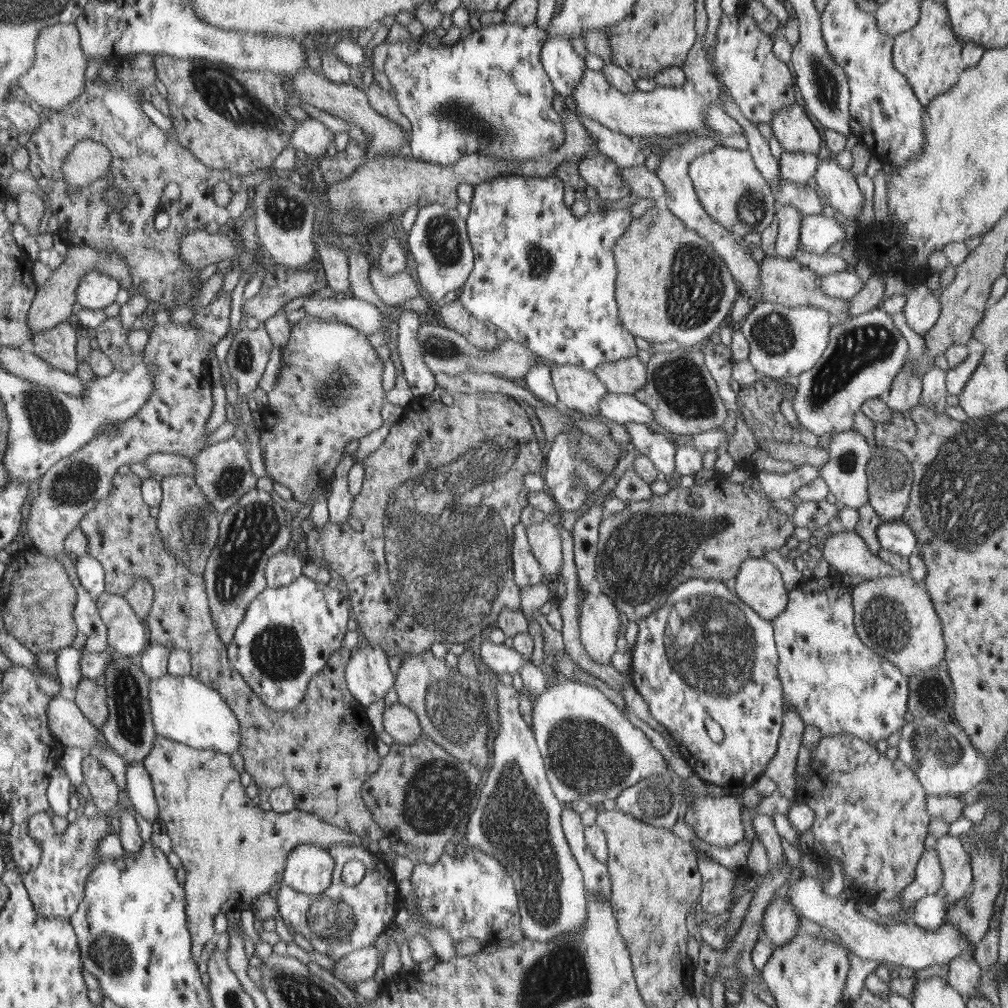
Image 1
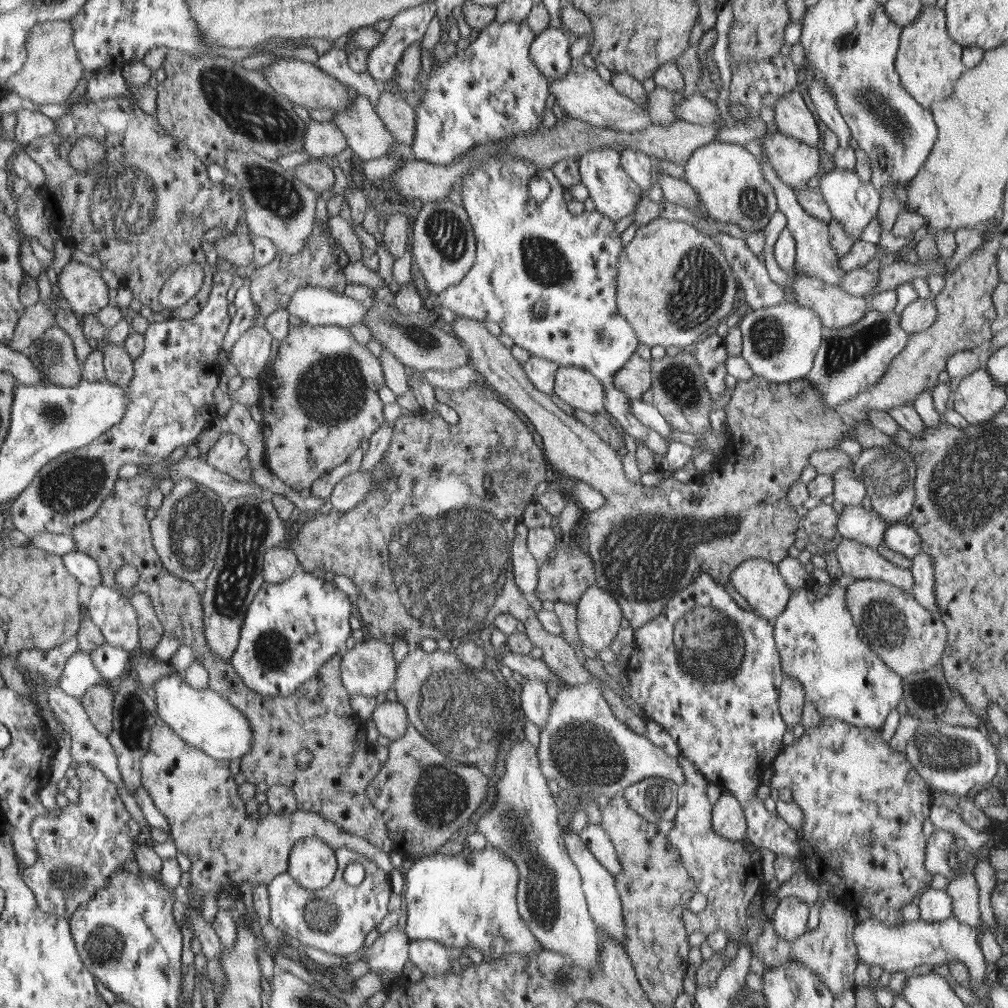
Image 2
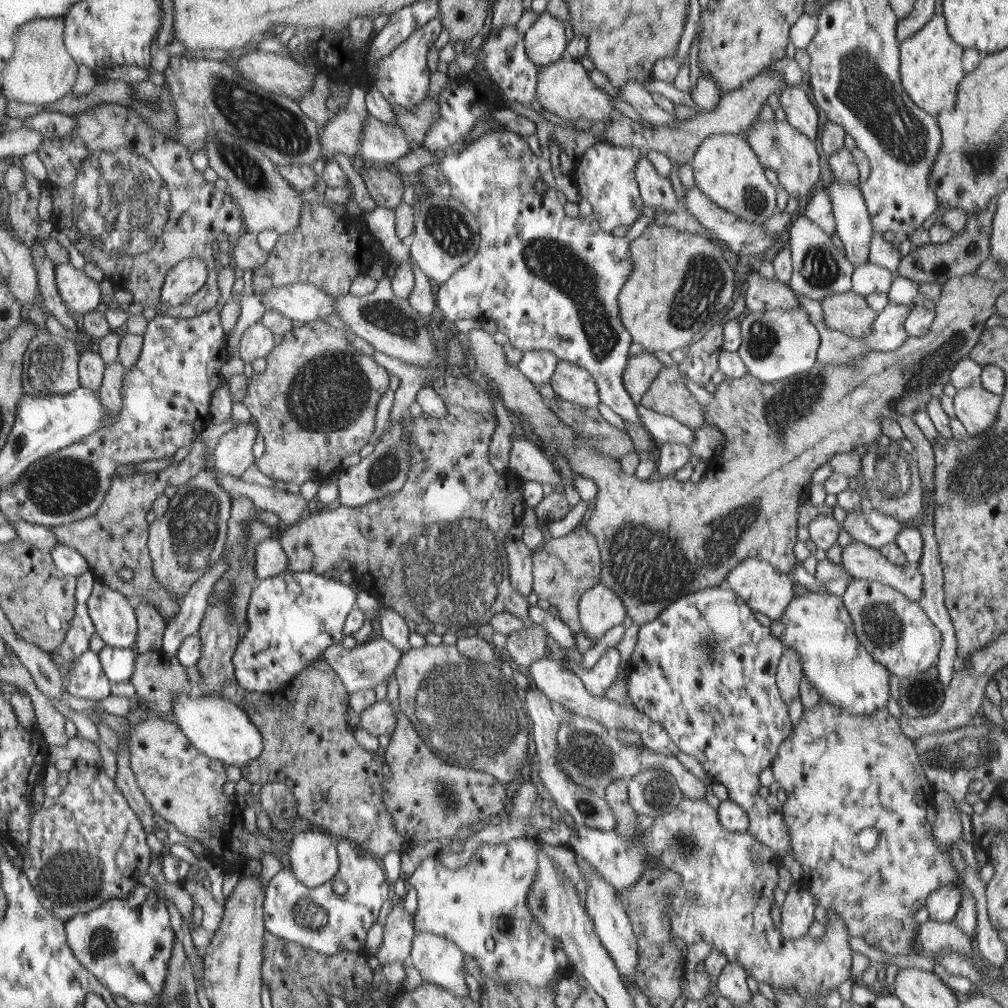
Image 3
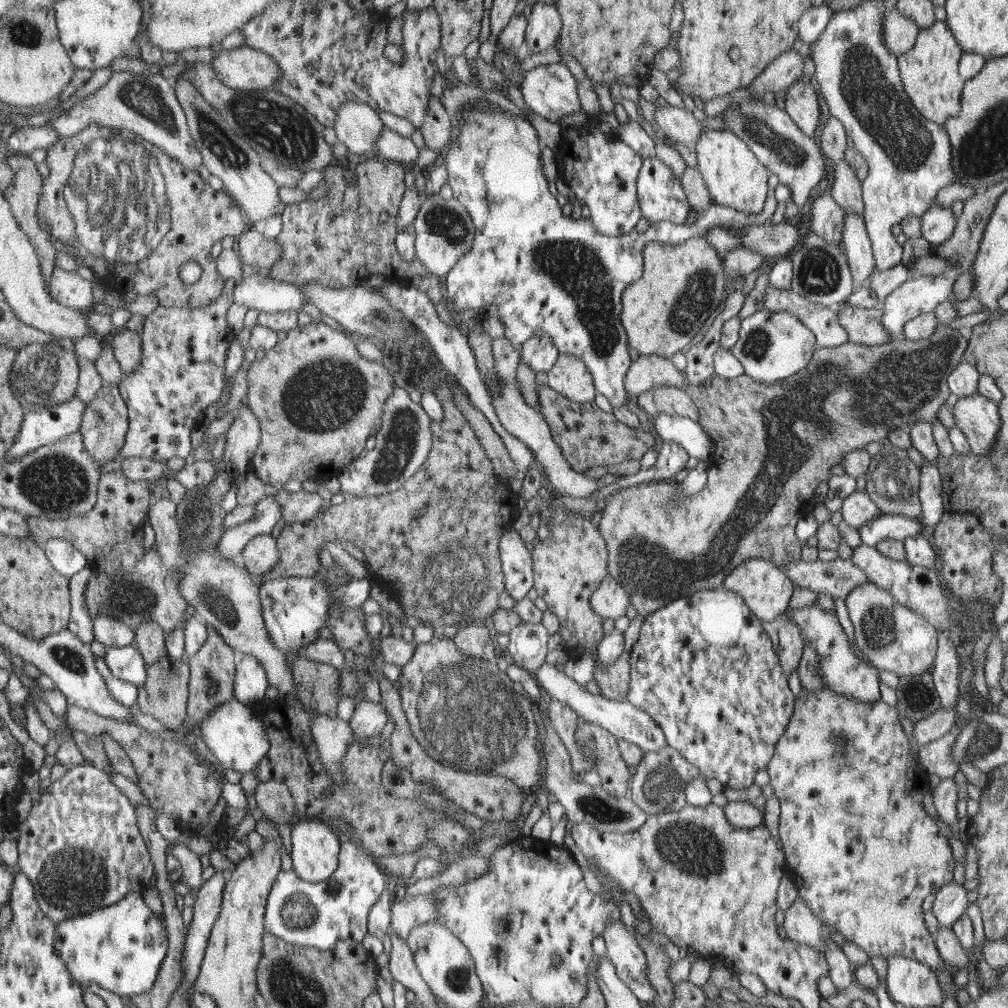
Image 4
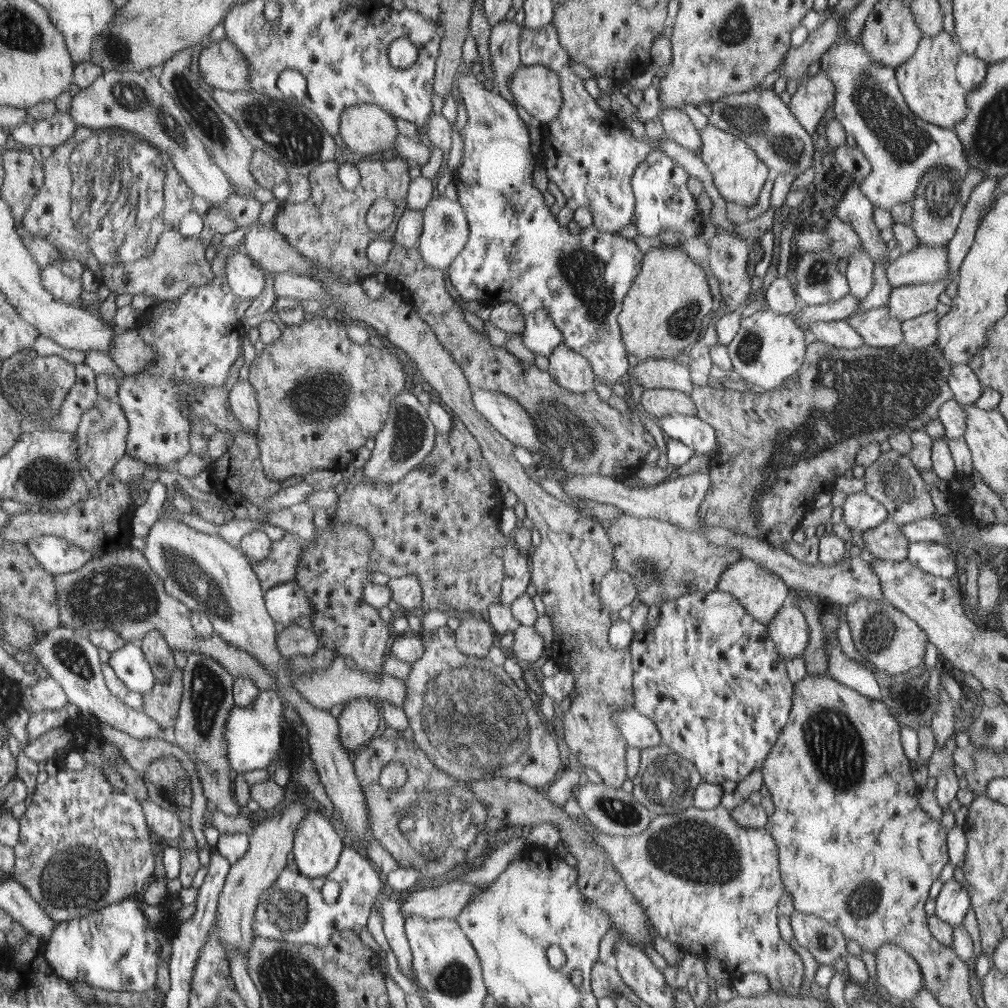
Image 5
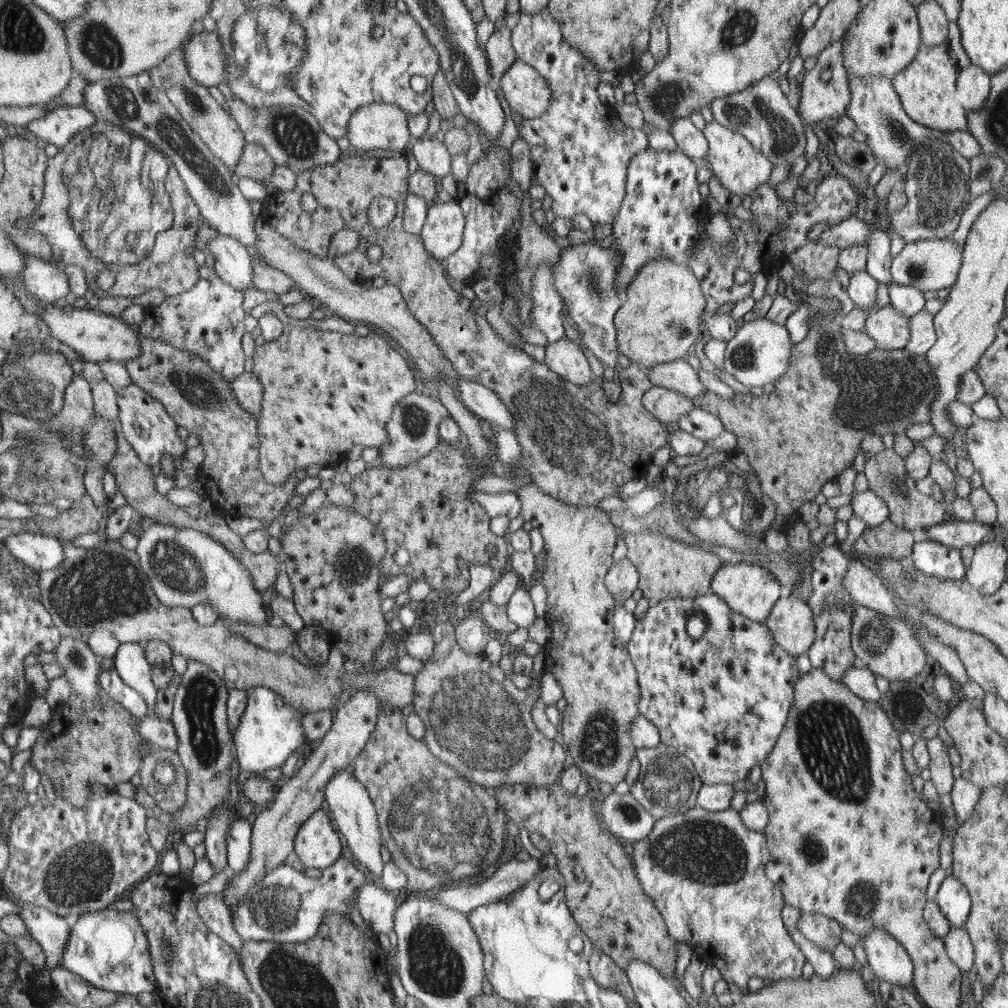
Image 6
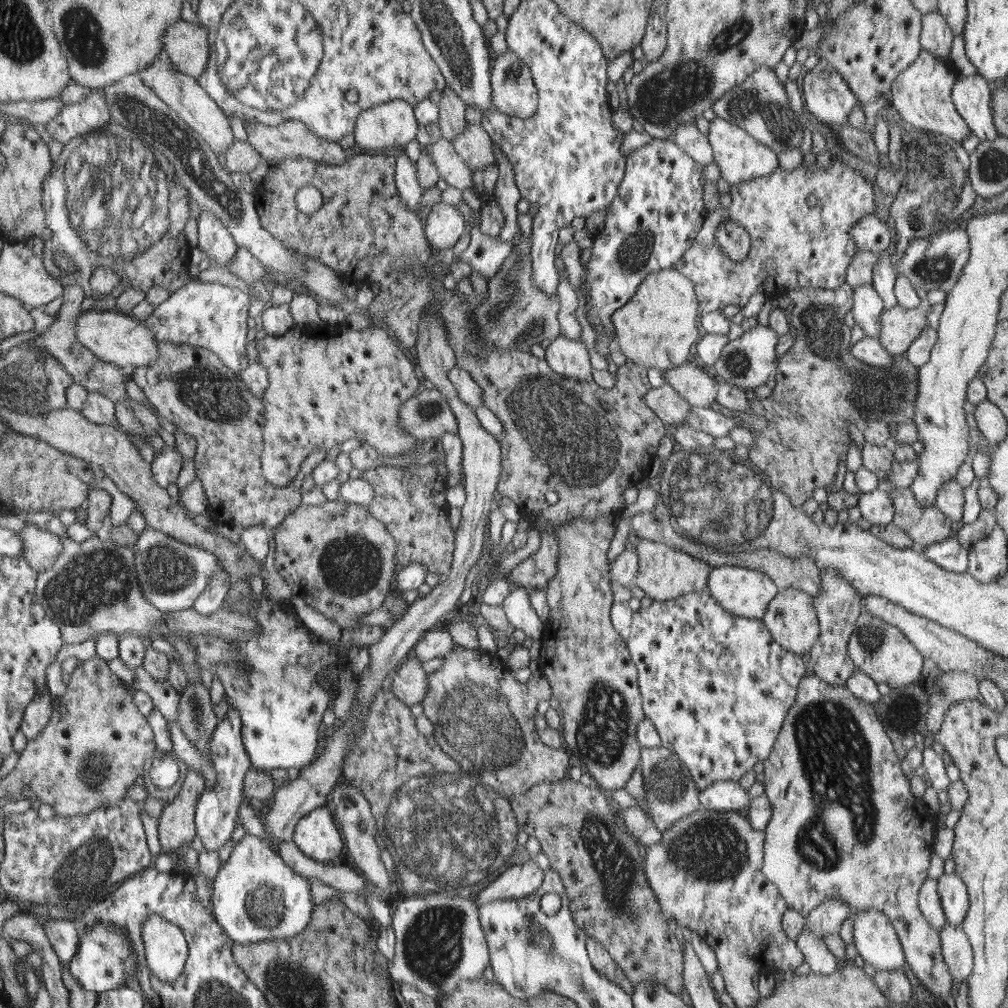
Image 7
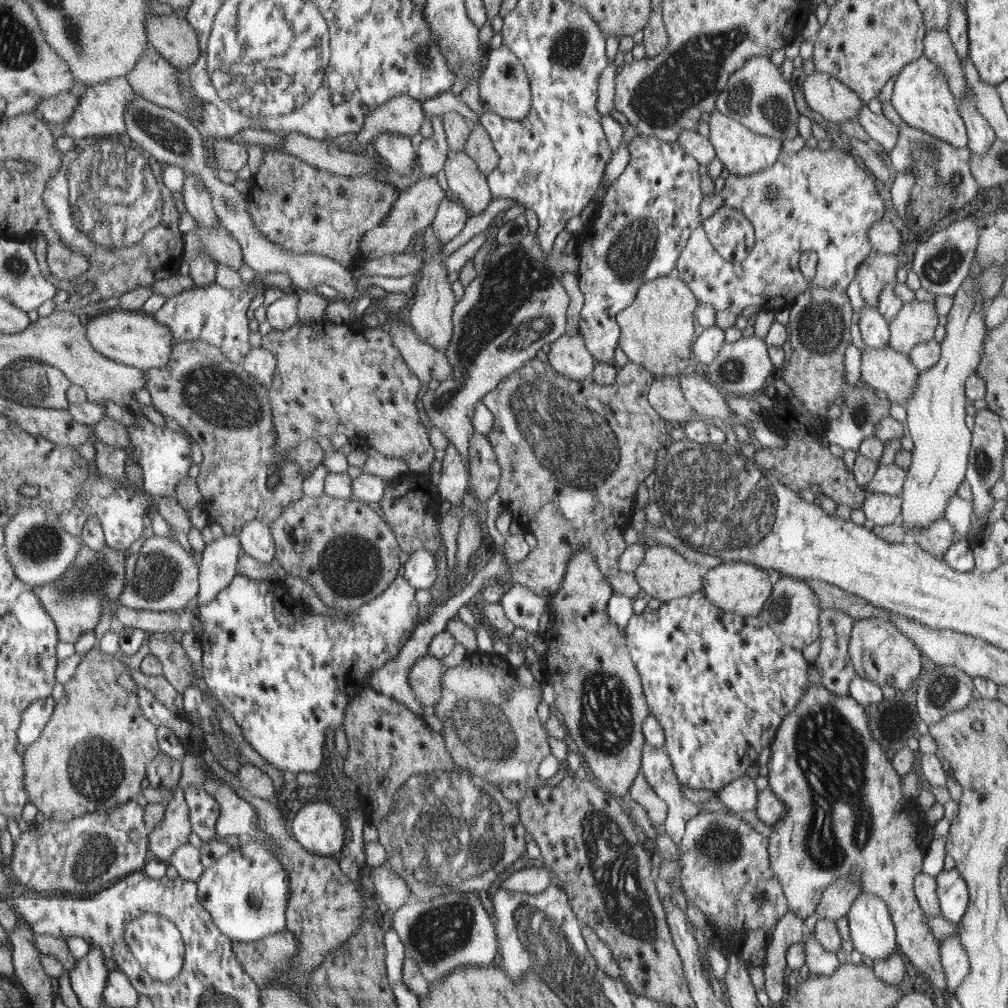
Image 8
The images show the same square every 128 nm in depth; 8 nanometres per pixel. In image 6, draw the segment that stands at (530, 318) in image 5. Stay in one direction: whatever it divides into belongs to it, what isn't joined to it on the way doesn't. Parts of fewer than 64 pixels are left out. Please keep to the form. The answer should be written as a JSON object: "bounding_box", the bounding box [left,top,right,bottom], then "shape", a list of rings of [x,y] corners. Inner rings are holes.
{"bounding_box":[532,263,565,344],"shape":[[[542,263],[532,275],[532,324],[546,335],[548,344],[556,343],[565,338],[561,318],[564,306],[562,297],[554,287],[554,277],[548,263]]]}

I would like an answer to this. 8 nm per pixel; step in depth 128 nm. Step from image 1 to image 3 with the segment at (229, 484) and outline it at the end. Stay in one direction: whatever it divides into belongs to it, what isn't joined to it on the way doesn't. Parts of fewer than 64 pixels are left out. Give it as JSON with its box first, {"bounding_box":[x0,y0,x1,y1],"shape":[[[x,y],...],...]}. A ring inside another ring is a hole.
{"bounding_box":[214,423,257,478],"shape":[[[238,423],[216,444],[214,461],[216,470],[221,474],[240,478],[254,465],[254,440],[257,430],[251,423]]]}

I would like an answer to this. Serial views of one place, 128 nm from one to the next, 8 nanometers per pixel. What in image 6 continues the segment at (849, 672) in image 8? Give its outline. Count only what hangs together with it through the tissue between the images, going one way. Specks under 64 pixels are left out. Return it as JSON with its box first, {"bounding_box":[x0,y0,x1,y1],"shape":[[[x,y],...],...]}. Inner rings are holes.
{"bounding_box":[807,544,857,682],"shape":[[[836,544],[822,548],[813,559],[813,572],[810,577],[813,591],[808,602],[814,613],[815,626],[815,640],[807,652],[812,668],[822,670],[830,679],[841,682],[844,674],[857,665],[851,647],[852,616],[857,604],[842,587],[842,578],[848,570],[849,561]]]}

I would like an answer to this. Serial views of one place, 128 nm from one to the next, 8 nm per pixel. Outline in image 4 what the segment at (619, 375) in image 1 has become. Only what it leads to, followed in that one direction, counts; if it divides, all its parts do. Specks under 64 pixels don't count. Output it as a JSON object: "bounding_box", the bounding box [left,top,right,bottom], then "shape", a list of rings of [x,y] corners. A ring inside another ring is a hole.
{"bounding_box":[625,354,687,399],"shape":[[[642,354],[630,366],[625,384],[629,398],[636,399],[655,387],[683,388],[687,386],[687,377],[674,366],[671,358]]]}

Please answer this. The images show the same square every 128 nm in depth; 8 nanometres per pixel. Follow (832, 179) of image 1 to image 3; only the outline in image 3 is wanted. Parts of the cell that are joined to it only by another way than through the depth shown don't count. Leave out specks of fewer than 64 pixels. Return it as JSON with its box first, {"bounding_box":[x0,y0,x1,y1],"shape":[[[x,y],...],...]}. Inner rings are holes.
{"bounding_box":[829,179,873,267],"shape":[[[836,179],[829,190],[836,223],[836,234],[842,240],[845,255],[854,267],[869,260],[873,226],[859,186]]]}

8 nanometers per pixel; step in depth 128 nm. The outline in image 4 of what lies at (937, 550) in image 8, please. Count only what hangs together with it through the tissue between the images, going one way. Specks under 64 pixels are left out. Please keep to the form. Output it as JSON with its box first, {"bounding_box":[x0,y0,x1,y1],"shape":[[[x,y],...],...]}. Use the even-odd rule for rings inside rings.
{"bounding_box":[866,441,921,520],"shape":[[[885,441],[881,451],[873,456],[866,474],[866,492],[876,503],[880,512],[892,516],[905,516],[914,520],[921,516],[921,502],[919,499],[920,472],[918,467],[908,458],[906,450],[897,448]]]}

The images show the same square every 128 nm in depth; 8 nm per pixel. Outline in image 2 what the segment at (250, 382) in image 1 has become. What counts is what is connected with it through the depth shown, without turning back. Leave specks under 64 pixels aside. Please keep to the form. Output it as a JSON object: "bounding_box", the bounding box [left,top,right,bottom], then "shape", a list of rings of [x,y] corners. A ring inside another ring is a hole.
{"bounding_box":[226,323,293,497],"shape":[[[261,323],[248,328],[234,342],[229,353],[229,360],[242,378],[256,378],[266,363],[271,360],[272,335]],[[234,403],[228,410],[226,422],[230,427],[230,433],[240,437],[242,443],[247,446],[253,480],[273,494],[285,497],[293,495],[292,488],[284,484],[278,476],[271,474],[265,466],[262,428],[254,422],[247,406]]]}

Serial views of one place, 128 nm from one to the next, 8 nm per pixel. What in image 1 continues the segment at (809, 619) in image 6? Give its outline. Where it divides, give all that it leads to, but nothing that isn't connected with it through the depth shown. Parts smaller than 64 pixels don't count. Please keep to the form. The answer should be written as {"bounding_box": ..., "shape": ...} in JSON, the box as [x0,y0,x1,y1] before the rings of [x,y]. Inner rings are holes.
{"bounding_box":[766,705,804,800],"shape":[[[794,705],[784,707],[784,726],[781,730],[780,746],[769,767],[766,768],[766,777],[772,779],[782,796],[790,800],[797,798],[795,770],[804,731],[804,721],[798,709]]]}

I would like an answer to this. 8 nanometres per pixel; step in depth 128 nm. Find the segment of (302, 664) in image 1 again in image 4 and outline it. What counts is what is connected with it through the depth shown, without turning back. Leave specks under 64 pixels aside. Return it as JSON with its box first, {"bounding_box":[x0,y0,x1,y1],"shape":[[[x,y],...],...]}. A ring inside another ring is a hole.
{"bounding_box":[234,576,370,707],"shape":[[[288,576],[288,578],[276,578],[259,583],[259,598],[262,604],[262,617],[266,629],[270,632],[270,639],[274,641],[276,648],[288,656],[290,649],[302,649],[308,647],[314,639],[318,639],[320,628],[327,627],[330,620],[330,609],[334,605],[340,605],[344,609],[353,610],[360,608],[370,598],[370,584],[368,578],[353,579],[338,588],[328,586],[322,576],[314,577]],[[245,654],[236,667],[234,692],[242,704],[254,707],[264,699],[264,692],[268,690],[269,680],[261,665],[256,656]]]}

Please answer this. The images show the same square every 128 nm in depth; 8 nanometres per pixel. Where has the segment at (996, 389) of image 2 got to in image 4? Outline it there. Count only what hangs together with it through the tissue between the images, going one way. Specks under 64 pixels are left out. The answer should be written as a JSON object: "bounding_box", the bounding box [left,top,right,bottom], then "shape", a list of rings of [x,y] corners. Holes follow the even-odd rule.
{"bounding_box":[953,393,1001,457],"shape":[[[975,393],[970,397],[960,397],[953,412],[956,426],[967,438],[971,452],[976,457],[986,457],[995,448],[994,442],[1000,433],[1001,419],[998,403]]]}

